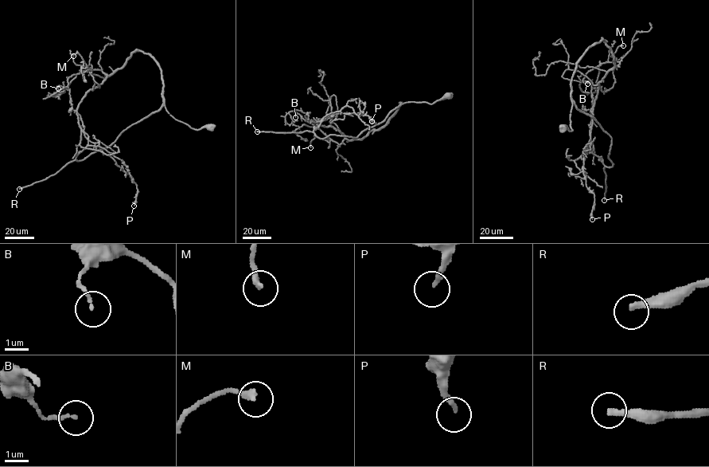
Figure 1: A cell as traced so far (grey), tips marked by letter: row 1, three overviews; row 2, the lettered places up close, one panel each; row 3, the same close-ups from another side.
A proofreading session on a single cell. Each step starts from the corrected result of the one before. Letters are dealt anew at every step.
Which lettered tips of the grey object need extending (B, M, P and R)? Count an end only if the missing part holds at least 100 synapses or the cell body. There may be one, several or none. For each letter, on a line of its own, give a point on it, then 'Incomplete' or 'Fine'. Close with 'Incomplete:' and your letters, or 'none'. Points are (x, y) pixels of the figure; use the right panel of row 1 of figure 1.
B: Place: (587, 84). Fine
M: Place: (623, 45). Fine
P: Place: (592, 219). Fine
R: Place: (604, 200). Incomplete
Incomplete: R

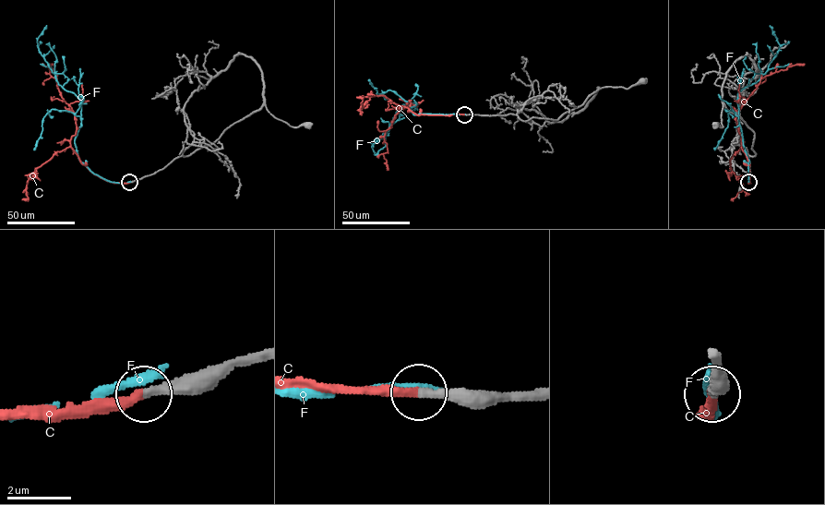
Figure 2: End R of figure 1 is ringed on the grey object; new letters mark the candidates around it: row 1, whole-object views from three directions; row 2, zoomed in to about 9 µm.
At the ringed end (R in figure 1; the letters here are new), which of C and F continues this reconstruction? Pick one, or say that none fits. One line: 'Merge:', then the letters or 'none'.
Merge: C

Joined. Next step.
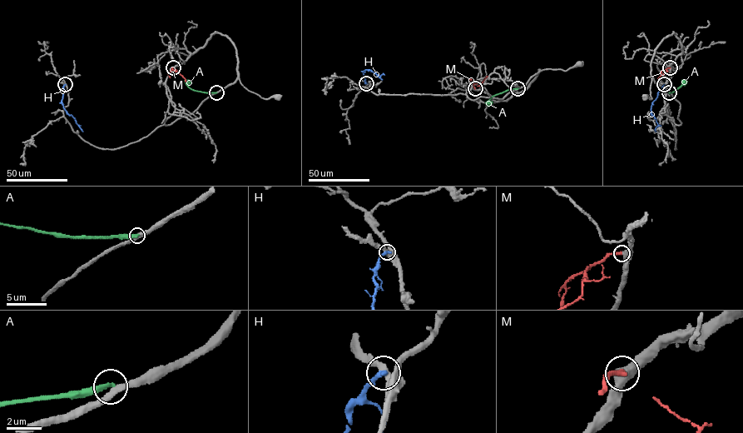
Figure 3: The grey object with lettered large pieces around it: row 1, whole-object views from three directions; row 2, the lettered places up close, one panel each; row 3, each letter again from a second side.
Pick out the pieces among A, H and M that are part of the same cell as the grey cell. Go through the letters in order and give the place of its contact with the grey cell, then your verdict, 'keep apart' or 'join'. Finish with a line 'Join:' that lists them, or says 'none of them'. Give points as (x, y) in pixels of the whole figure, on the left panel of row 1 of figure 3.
A: contact (216, 92); keep apart
H: contact (65, 84); keep apart
M: contact (173, 67); join
Join: M

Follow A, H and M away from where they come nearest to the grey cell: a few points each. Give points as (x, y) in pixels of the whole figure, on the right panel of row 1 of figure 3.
A: (669, 92), (686, 81)
H: (664, 84), (651, 106), (651, 114), (658, 125), (656, 131)
M: (670, 67), (664, 70), (657, 82)

